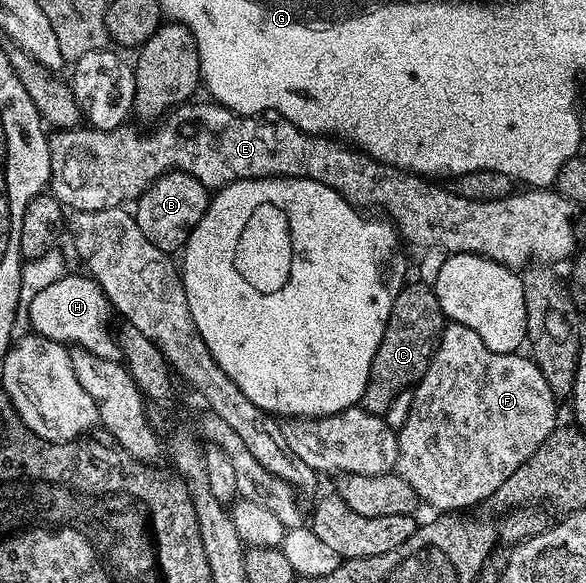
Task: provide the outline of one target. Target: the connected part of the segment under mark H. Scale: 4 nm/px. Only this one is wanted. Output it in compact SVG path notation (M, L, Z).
M63 274L61 279L52 281L52 285L40 289L32 297L28 327L35 335L42 335L63 345L73 345L90 351L98 358L115 359L120 355L118 340L106 326L110 323L112 308L106 295L93 279L83 275Z

